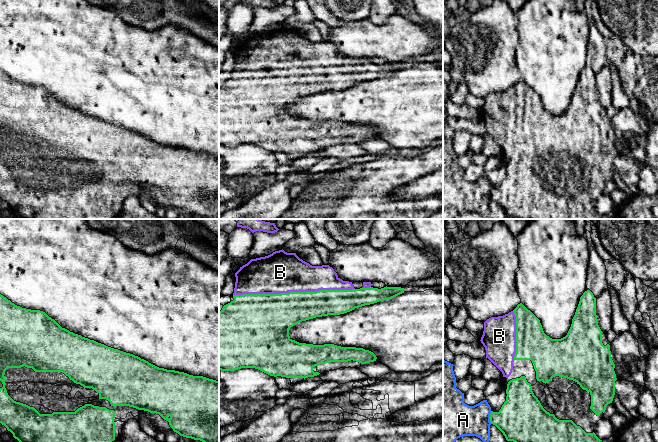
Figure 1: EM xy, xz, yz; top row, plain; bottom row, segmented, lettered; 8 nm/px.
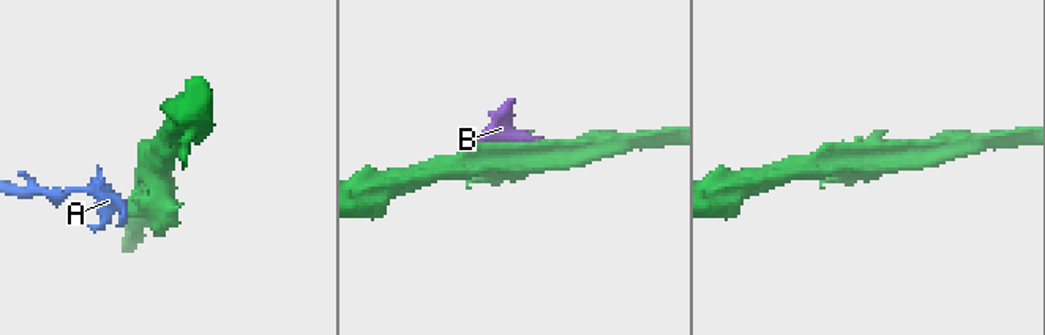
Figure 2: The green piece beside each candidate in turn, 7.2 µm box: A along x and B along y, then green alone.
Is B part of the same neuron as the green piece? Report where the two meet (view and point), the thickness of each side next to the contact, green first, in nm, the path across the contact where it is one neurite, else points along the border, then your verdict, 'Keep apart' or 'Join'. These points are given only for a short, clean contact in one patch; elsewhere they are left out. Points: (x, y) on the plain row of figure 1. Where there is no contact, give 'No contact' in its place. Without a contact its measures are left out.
Touches green at xz (293, 68). Thickness 360 nm (green) against 340 nm. Join

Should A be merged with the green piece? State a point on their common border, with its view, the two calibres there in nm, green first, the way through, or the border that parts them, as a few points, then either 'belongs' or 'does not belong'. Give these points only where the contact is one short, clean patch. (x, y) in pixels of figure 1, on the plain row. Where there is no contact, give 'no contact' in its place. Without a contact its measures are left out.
contact yz (490, 193); calibres 380 and 280 nm; border yz (491, 187), (490, 199); does not belong

